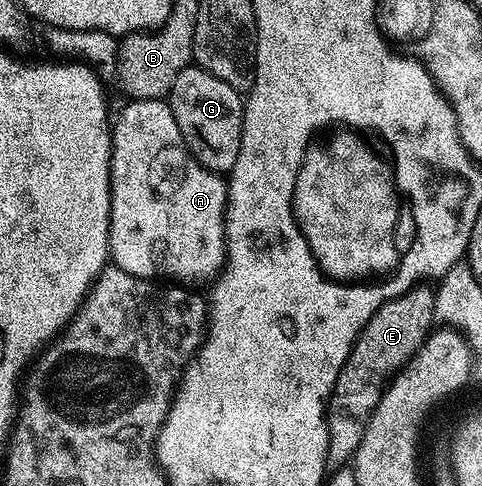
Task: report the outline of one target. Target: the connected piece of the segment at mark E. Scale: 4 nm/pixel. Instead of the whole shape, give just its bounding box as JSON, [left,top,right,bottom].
[325,284,437,462]

